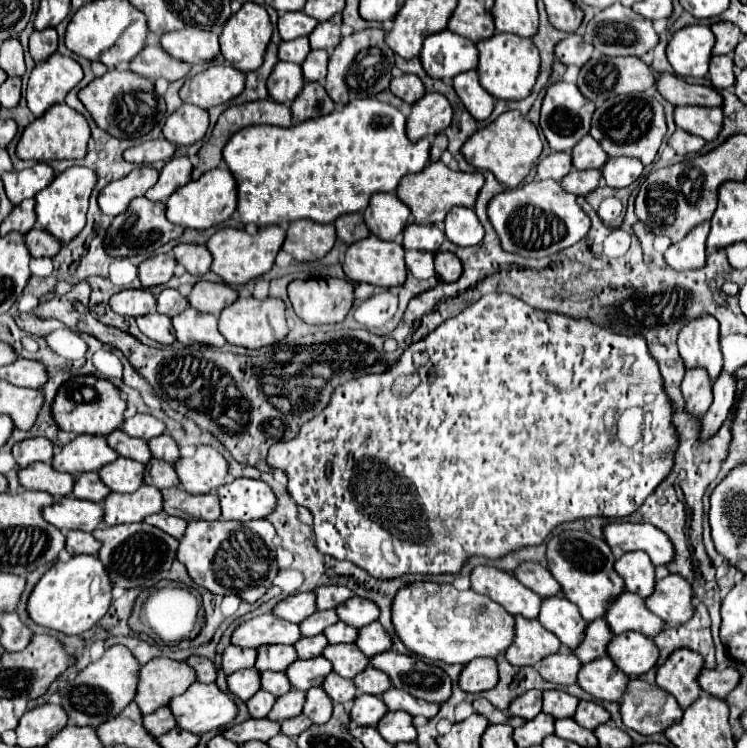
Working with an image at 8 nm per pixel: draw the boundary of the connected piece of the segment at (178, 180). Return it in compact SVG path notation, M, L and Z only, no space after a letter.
M174 157L160 171L158 183L146 193L150 201L166 201L176 189L184 187L190 181L192 163L188 157Z

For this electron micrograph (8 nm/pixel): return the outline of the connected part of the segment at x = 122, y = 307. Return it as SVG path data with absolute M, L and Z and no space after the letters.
M126 289L112 295L110 307L118 315L140 317L140 315L156 313L156 297L148 289Z

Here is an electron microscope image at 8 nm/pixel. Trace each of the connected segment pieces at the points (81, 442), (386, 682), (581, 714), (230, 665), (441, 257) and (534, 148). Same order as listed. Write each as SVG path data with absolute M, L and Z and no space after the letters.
M78 435L68 445L54 455L52 467L62 473L84 473L84 471L98 471L102 465L112 463L118 457L114 449L108 447L106 437L92 437L92 435Z
M368 665L368 669L364 669L364 673L358 673L354 677L354 685L356 685L358 693L382 695L386 689L390 689L390 679L384 671L374 669L372 665Z
M580 701L574 719L576 719L578 725L582 725L582 727L594 731L600 723L610 721L610 713L608 713L600 703L594 703L594 701Z
M228 645L222 653L222 669L226 675L240 669L250 669L254 667L254 661L256 661L256 649L240 649L236 645Z
M438 251L436 253L436 277L444 283L450 283L450 281L458 281L460 273L462 273L462 263L456 255L452 253L444 253L444 251Z
M506 111L496 121L492 121L488 127L478 129L462 147L462 153L470 165L476 169L488 169L496 175L496 179L506 187L518 187L530 169L538 163L542 153L542 141L538 135L536 125L526 119L522 113Z

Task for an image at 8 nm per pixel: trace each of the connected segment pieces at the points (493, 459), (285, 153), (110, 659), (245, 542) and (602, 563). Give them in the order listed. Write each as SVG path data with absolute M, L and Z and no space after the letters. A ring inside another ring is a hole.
M490 293L464 309L460 315L444 321L422 341L410 345L388 373L364 375L356 381L352 379L340 385L332 393L328 407L316 419L304 423L296 439L270 447L266 461L272 469L286 473L290 497L296 501L296 505L302 505L312 513L316 549L320 553L352 561L378 579L392 579L404 573L458 573L462 563L474 553L496 559L524 545L540 545L546 541L550 531L564 521L594 515L626 517L634 513L672 469L672 457L676 449L676 433L670 423L672 411L674 409L662 391L658 365L648 353L644 337L624 337L610 329L592 325L586 319L538 311L508 293ZM648 393L654 395L654 401L650 403L652 441L646 445L640 439L636 445L626 447L616 439L616 431L606 427L604 415L608 409L614 409L616 415L620 415L626 407L644 407L644 395Z
M356 99L340 111L308 119L288 129L272 125L244 127L234 133L224 147L224 161L238 183L240 221L244 225L256 223L258 227L298 219L334 223L340 215L364 211L374 193L396 191L400 179L408 173L422 171L428 165L428 159L430 141L420 139L412 143L406 137L406 115L378 99Z
M112 645L110 649L106 649L106 653L98 661L92 661L74 677L72 687L62 695L62 709L68 713L68 719L76 725L98 727L100 723L116 717L132 701L136 693L138 669L140 663L134 659L128 647Z
M266 519L254 521L188 521L176 559L186 565L192 581L216 595L238 595L240 599L258 601L276 575L274 527Z
M566 529L548 539L546 561L548 571L552 573L552 577L556 577L556 581L564 589L564 597L570 599L580 609L580 615L586 621L602 617L610 599L624 591L624 581L614 571L614 555L610 547L606 545L606 541L596 539L586 531Z

